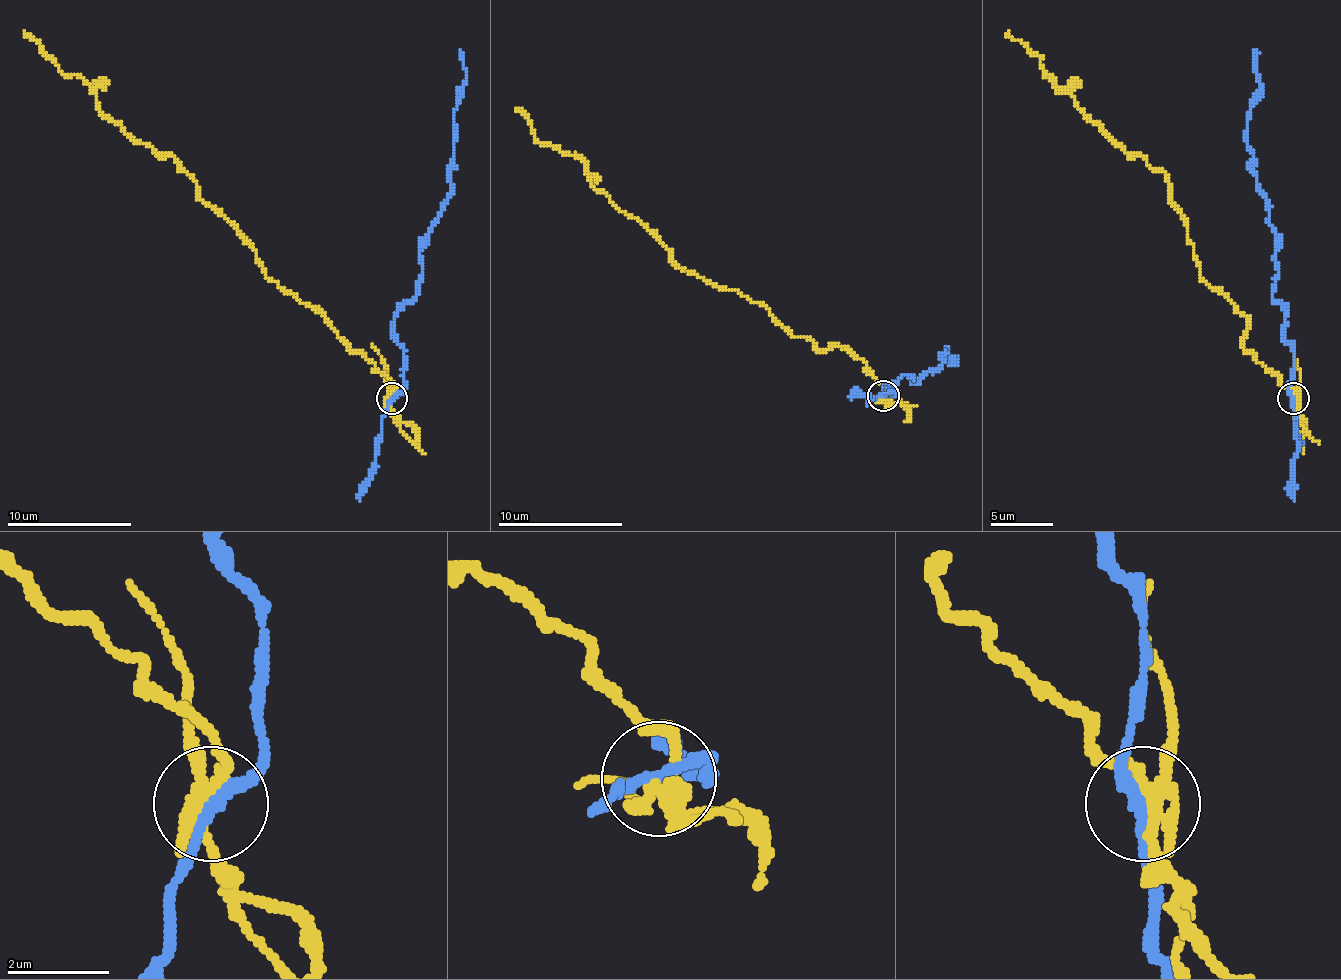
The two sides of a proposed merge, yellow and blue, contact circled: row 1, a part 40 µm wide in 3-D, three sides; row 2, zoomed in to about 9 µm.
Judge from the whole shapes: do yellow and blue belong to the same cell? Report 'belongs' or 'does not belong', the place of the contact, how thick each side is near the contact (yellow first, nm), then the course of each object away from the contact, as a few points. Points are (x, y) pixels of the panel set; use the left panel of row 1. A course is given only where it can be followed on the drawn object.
does not belong; place (391, 398); calibres 240 and 190 nm; course yellow (391, 397), (394, 388), (315, 306), (265, 275), (171, 156), (137, 143), (87, 84), (24, 34); course blue (391, 397), (403, 388), (394, 316), (416, 294), (419, 244), (453, 168), (453, 112), (466, 78), (460, 49)

